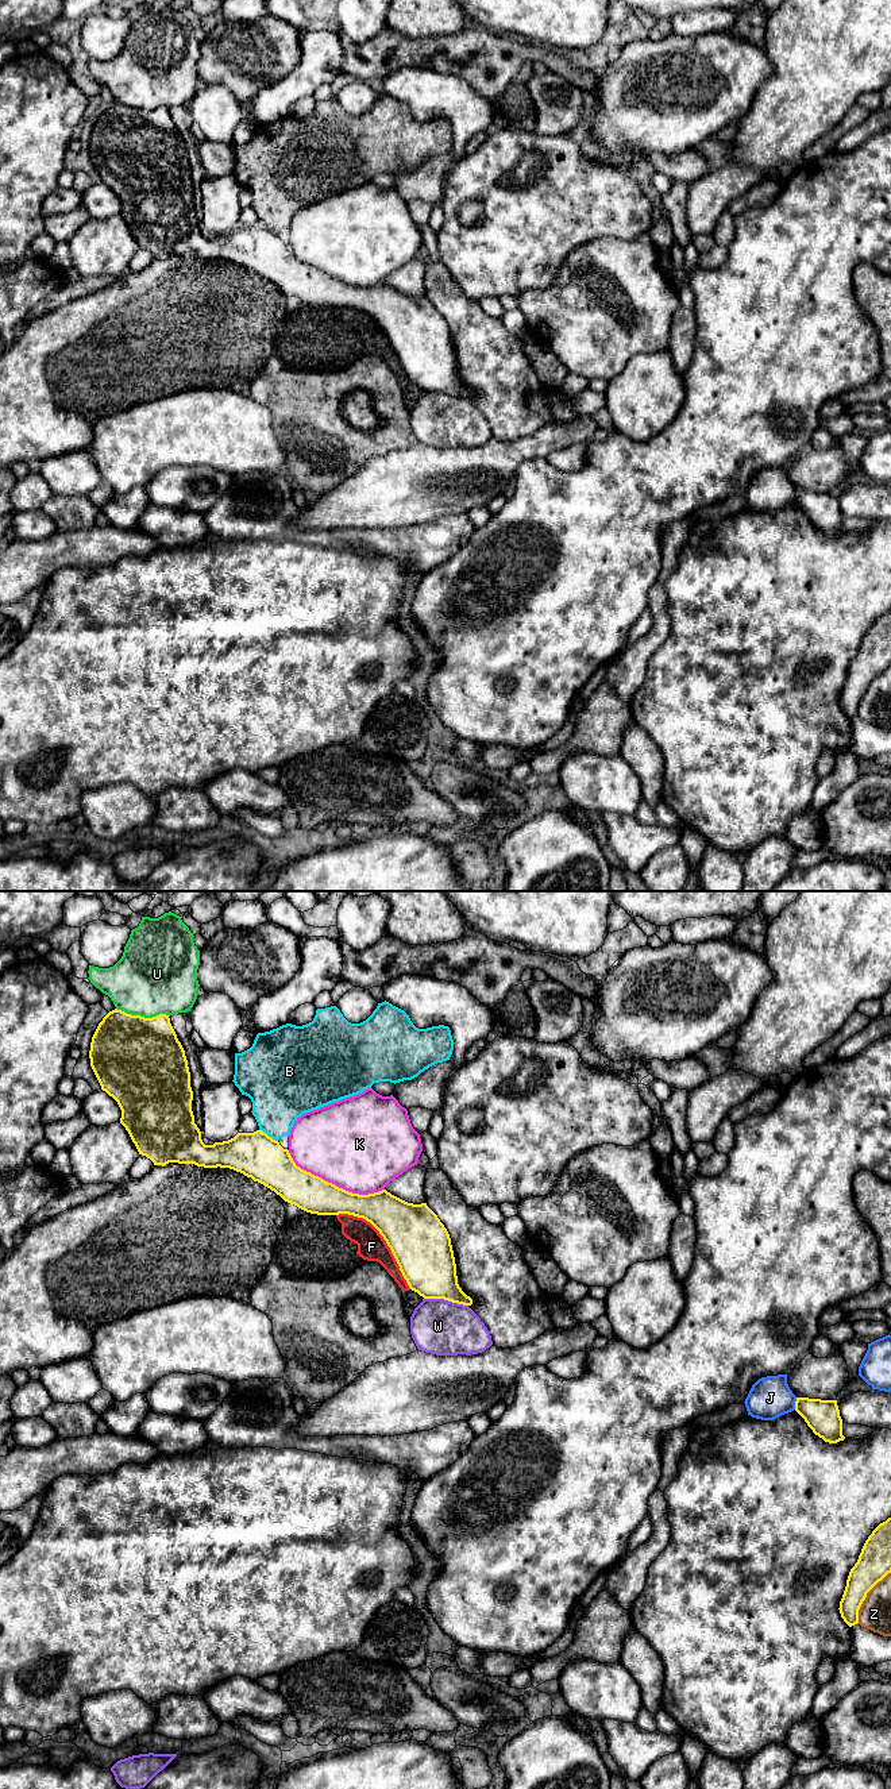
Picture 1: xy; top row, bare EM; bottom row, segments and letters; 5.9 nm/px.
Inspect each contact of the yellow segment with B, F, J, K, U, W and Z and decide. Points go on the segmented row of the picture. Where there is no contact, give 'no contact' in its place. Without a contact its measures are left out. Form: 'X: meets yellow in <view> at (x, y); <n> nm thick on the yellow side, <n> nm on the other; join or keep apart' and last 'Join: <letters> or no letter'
B: meets yellow in xy at (267, 1136); 280 nm thick on the yellow side, 320 nm on the other; keep apart
F: meets yellow in xy at (384, 1238); 360 nm thick on the yellow side, 170 nm on the other; keep apart
J: meets yellow in xy at (795, 1403); 200 nm thick on the yellow side, 260 nm on the other; keep apart
K: meets yellow in xy at (334, 1184); 220 nm thick on the yellow side, 500 nm on the other; keep apart
U: meets yellow in xy at (143, 1017); 500 nm thick on the yellow side, 460 nm on the other; keep apart
W: meets yellow in xy at (446, 1299); 320 nm thick on the yellow side, 320 nm on the other; keep apart
Z: meets yellow in xy at (866, 1596); 200 nm thick on the yellow side, 190 nm on the other; keep apart
Join: no letter

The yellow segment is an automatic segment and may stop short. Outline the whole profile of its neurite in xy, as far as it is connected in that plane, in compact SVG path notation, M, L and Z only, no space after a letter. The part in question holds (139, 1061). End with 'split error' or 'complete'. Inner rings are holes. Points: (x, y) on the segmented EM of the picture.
M117 1009L109 1011L92 1037L89 1059L101 1090L112 1096L122 1110L120 1123L139 1154L150 1158L154 1165L178 1163L230 1168L263 1184L285 1202L306 1212L363 1218L383 1237L412 1291L424 1299L472 1304L472 1299L458 1284L450 1234L427 1203L408 1203L386 1190L359 1195L339 1188L297 1167L289 1150L262 1130L238 1133L228 1141L205 1145L192 1111L193 1091L188 1060L169 1015L144 1018Z; complete

